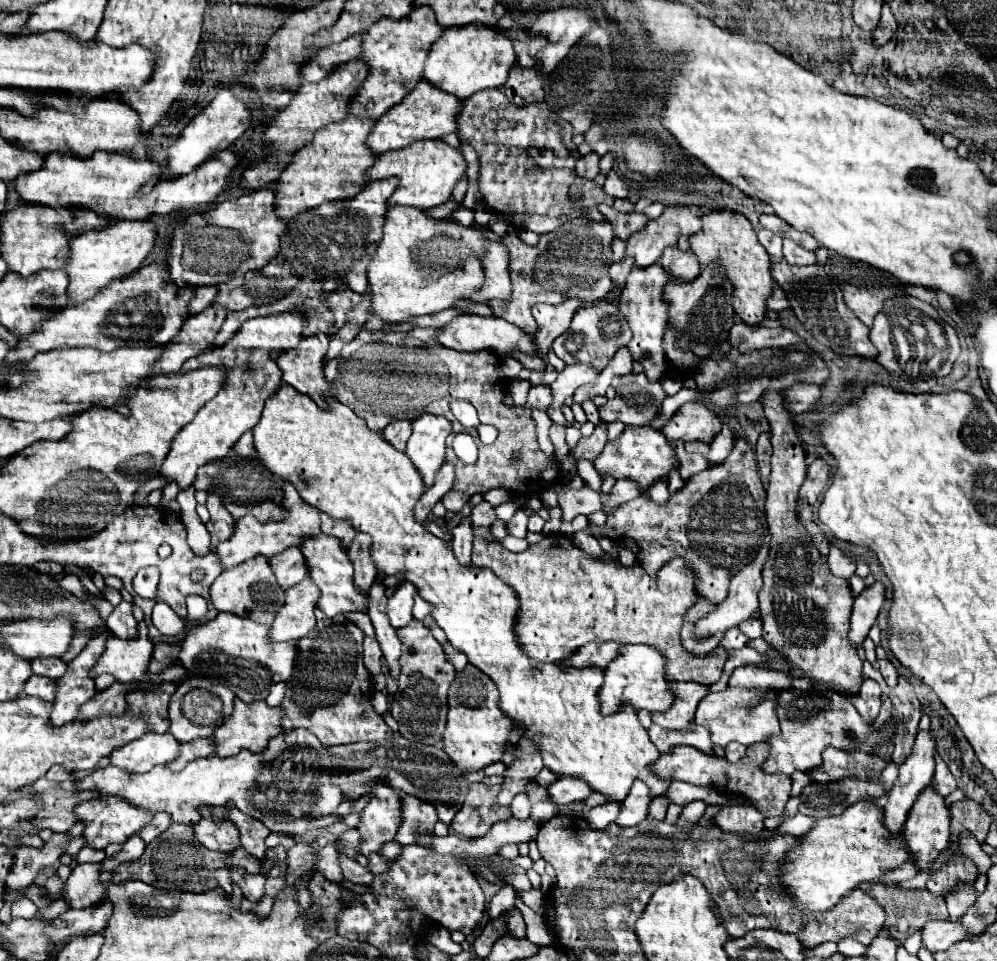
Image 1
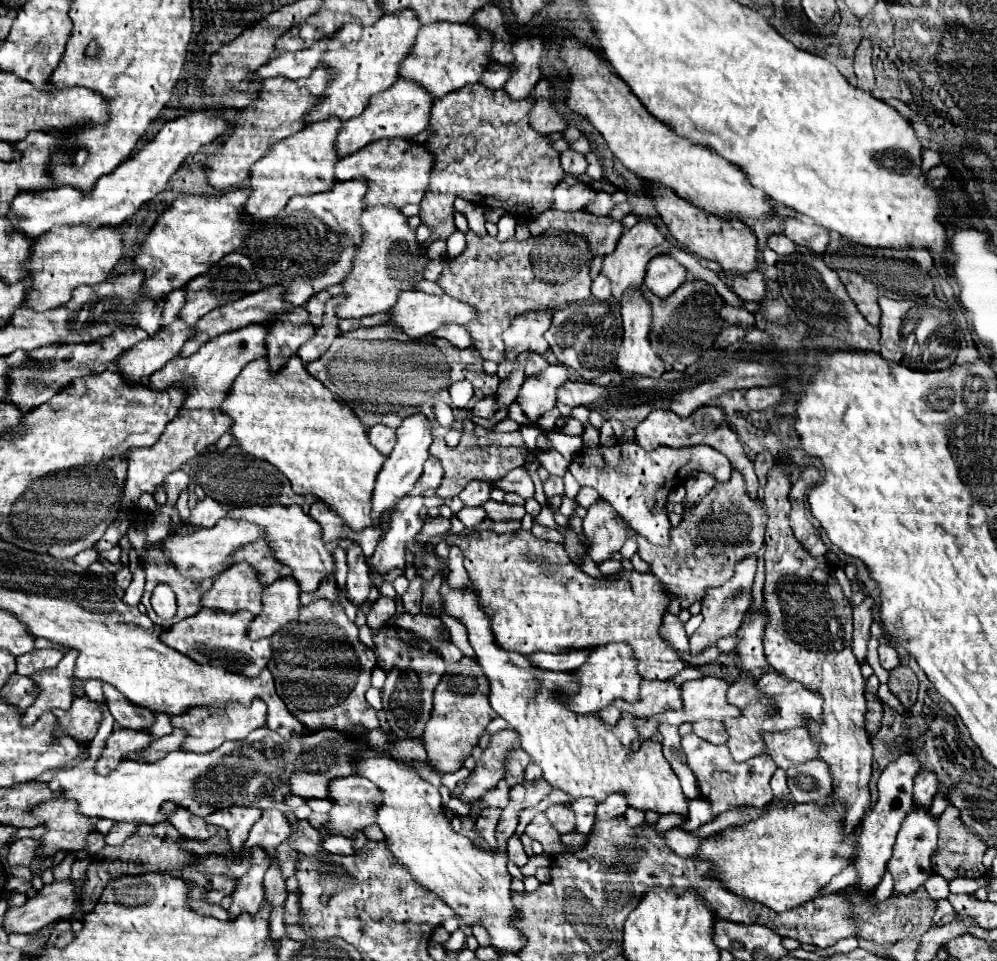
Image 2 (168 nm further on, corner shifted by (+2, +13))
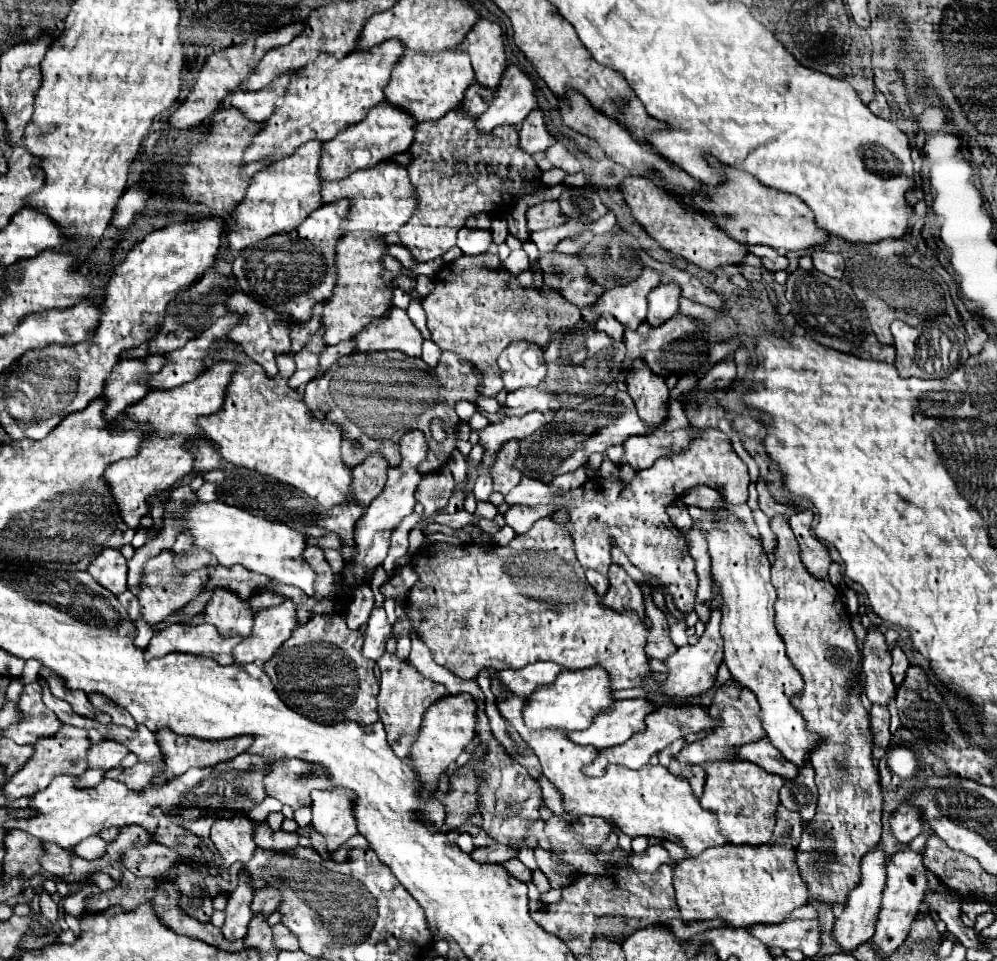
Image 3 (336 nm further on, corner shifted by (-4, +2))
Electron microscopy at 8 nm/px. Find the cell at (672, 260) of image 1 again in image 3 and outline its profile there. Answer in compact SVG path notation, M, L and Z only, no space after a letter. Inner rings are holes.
M658 284L648 296L648 316L646 320L652 326L658 326L672 318L680 306L680 286L678 284Z

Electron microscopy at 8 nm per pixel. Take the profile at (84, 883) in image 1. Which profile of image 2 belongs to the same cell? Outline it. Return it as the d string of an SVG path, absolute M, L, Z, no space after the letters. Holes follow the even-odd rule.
M66 879L42 887L22 907L8 907L2 927L6 933L36 933L46 925L70 917L78 909L76 885Z

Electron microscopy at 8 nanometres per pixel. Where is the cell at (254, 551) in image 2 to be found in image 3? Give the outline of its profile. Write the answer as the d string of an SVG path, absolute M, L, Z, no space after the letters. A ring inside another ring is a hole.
M214 566L210 568L210 582L206 590L216 588L230 588L232 592L238 592L244 600L250 600L258 588L254 582L254 574L242 566Z

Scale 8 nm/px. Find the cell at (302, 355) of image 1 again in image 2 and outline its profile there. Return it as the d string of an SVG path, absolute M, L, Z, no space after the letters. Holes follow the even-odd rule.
M292 307L290 313L284 313L284 317L272 319L268 323L268 335L264 339L268 349L268 363L270 371L278 371L284 367L284 361L288 357L296 355L296 349L312 339L316 329L308 321L308 313L304 307Z

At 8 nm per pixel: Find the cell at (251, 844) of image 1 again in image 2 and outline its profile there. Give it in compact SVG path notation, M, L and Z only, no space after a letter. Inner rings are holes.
M224 807L214 811L212 815L204 817L206 823L210 825L218 825L222 829L228 831L226 841L232 847L232 853L240 853L242 851L242 843L246 841L252 825L260 819L262 809L260 807Z

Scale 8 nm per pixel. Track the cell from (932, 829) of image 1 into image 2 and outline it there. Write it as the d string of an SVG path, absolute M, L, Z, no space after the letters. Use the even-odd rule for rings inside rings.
M914 809L904 819L904 825L900 827L900 833L896 837L894 853L888 861L888 871L894 879L892 897L912 895L932 875L930 857L936 851L936 843L938 843L938 819L934 819L926 809Z

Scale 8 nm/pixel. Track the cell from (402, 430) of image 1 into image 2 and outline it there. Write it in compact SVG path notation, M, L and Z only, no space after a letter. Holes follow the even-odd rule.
M374 425L368 429L368 439L374 443L376 449L380 449L380 453L384 453L384 457L388 457L396 443L396 431L386 425Z

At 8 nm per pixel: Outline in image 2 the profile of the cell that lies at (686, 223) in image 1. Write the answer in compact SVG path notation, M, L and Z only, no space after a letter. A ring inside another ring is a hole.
M638 221L632 229L628 229L626 233L622 233L622 237L620 237L620 241L618 241L614 253L608 255L608 257L602 261L602 269L600 269L600 273L606 275L606 277L610 279L610 283L612 283L612 297L614 297L616 301L620 301L620 297L622 297L622 293L624 293L626 289L630 289L630 287L634 287L634 289L636 289L636 287L642 287L646 267L648 267L650 259L654 259L654 257L658 257L658 255L668 255L668 257L672 257L672 259L682 261L682 265L686 265L688 271L694 267L694 257L690 257L688 253L684 253L684 251L672 247L672 245L664 239L664 235L660 233L660 229L658 229L652 221Z

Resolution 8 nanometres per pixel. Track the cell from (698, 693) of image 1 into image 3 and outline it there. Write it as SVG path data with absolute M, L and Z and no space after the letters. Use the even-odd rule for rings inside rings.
M644 698L618 700L608 714L596 716L592 726L582 732L570 732L576 744L592 744L600 750L624 744L632 734L646 730L646 716L656 710L656 704Z

